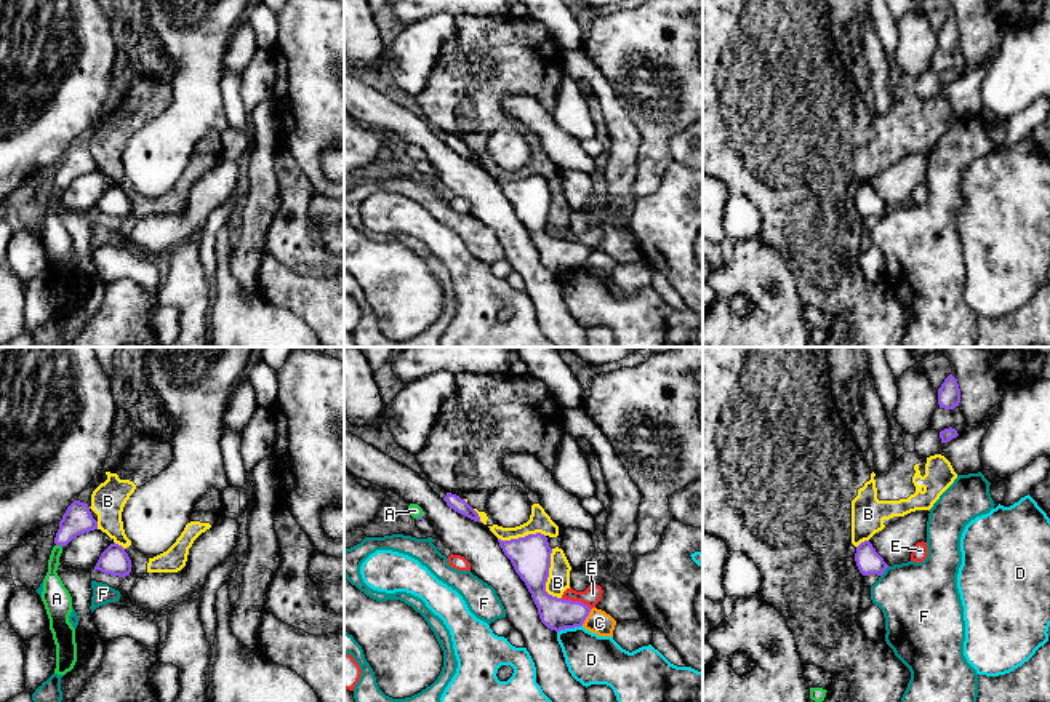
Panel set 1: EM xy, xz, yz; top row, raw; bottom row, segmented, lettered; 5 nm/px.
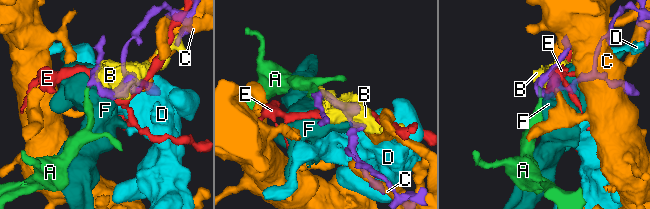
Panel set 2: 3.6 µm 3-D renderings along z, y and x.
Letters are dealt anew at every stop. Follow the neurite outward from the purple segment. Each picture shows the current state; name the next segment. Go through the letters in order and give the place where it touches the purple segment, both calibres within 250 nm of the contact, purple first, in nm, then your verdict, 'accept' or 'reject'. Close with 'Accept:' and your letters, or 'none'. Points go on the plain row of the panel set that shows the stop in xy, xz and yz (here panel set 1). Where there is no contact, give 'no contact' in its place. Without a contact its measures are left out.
A: xy (60, 186) | 150/120 nm | accept
B: xz (548, 218) | 200/110 nm | reject
C: xz (586, 258) | 160/120 nm | reject
D: xz (569, 269) | 160/260 nm | reject
E: xz (577, 243) | 160/90 nm | reject
F: yz (884, 213) | 120/400 nm | reject
Accept: A

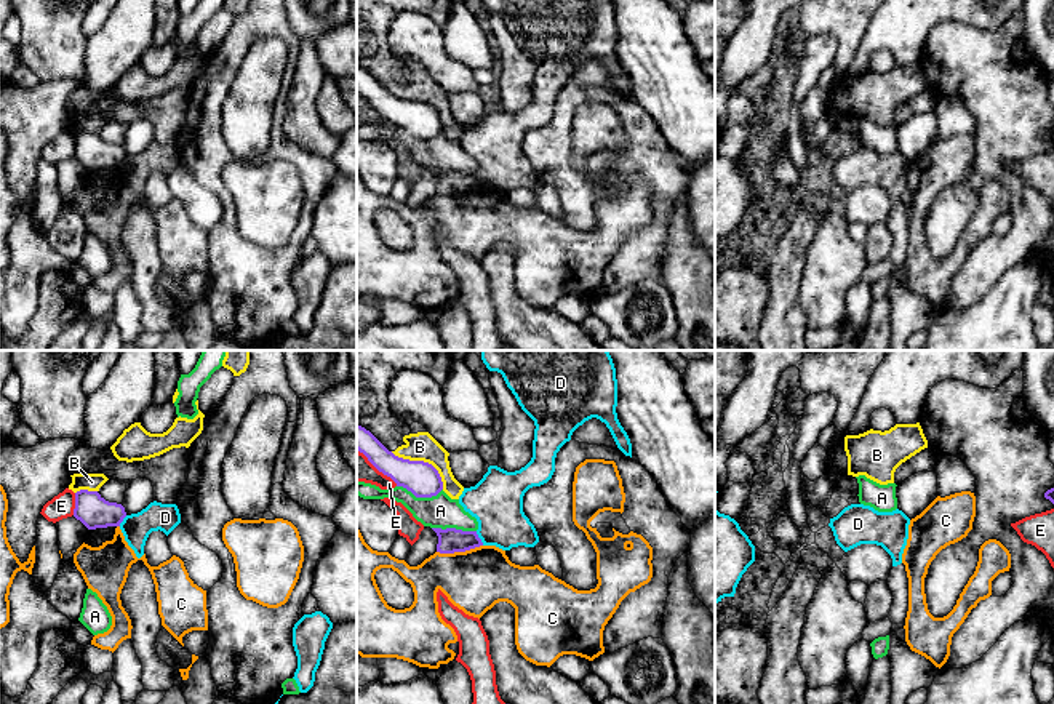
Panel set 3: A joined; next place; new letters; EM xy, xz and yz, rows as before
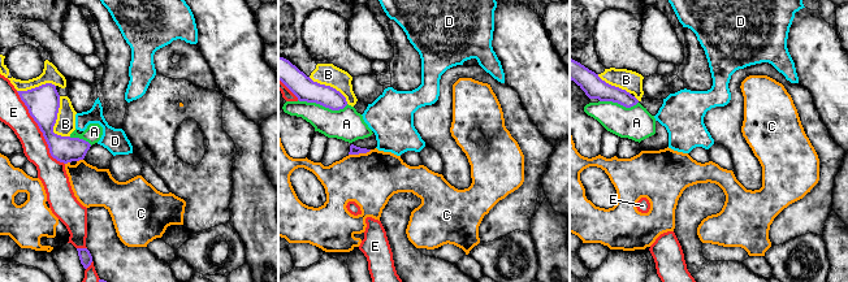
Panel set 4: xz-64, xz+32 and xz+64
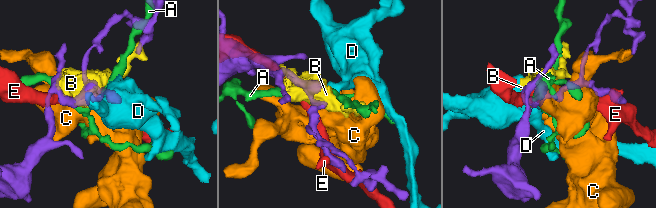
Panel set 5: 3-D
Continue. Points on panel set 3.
A: xz (419, 138) | 170/170 nm | reject
B: xz (423, 103) | 170/140 nm | reject
C: xz (459, 192) | 120/320 nm | reject
D: xz (479, 180) | 120/280 nm | reject
E: xy (75, 146) | 160/120 nm | reject
Accept: none

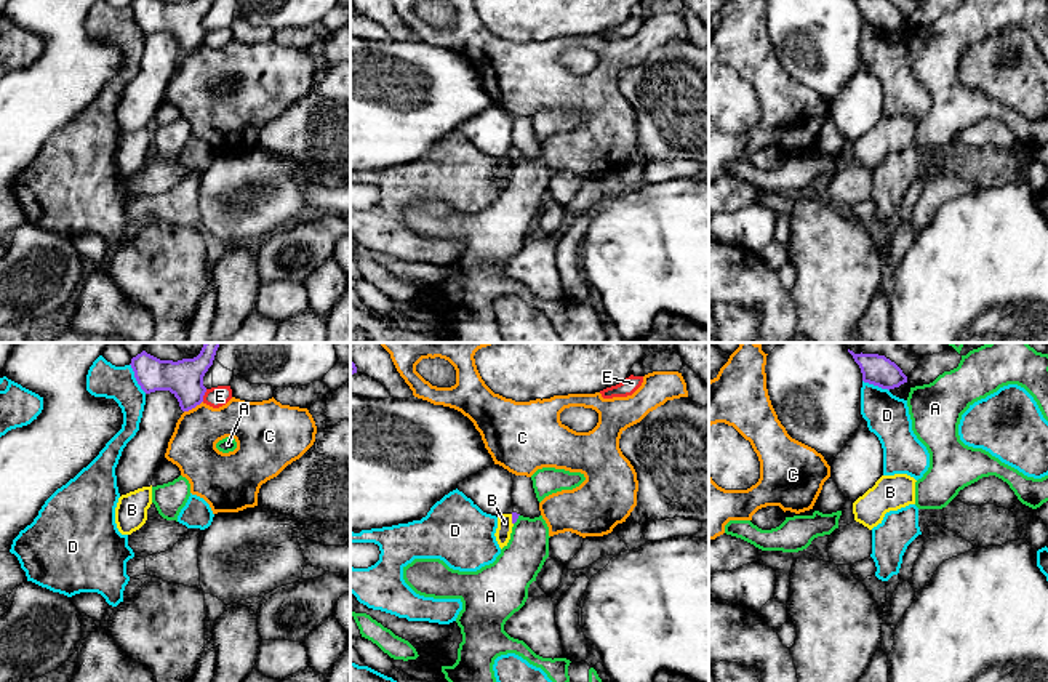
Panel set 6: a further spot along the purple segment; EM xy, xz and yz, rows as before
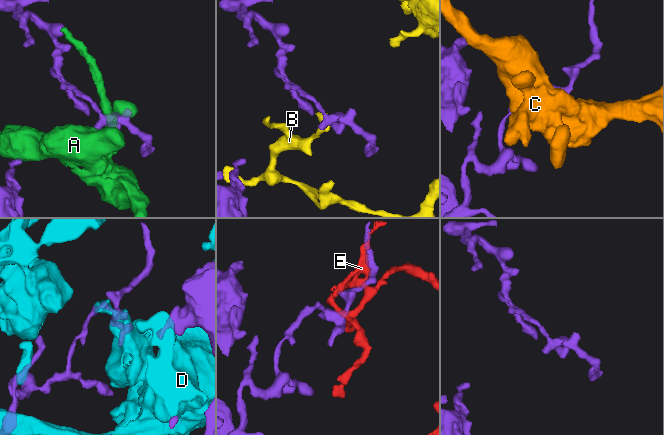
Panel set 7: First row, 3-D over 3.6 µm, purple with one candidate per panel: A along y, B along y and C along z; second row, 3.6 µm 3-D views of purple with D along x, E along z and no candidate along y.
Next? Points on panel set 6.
A: xz (517, 159) | 30/220 nm | reject
B: xz (512, 160) | 30/80 nm | reject
C: xy (192, 48) | 190/240 nm | reject
D: xy (135, 18) | 190/180 nm | reject
E: xy (204, 36) | 190/100 nm | reject
Accept: none

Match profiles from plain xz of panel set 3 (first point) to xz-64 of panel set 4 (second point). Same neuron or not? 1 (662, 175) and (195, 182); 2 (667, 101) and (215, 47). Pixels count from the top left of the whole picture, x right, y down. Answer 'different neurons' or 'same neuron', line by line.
1: same neuron
2: same neuron

